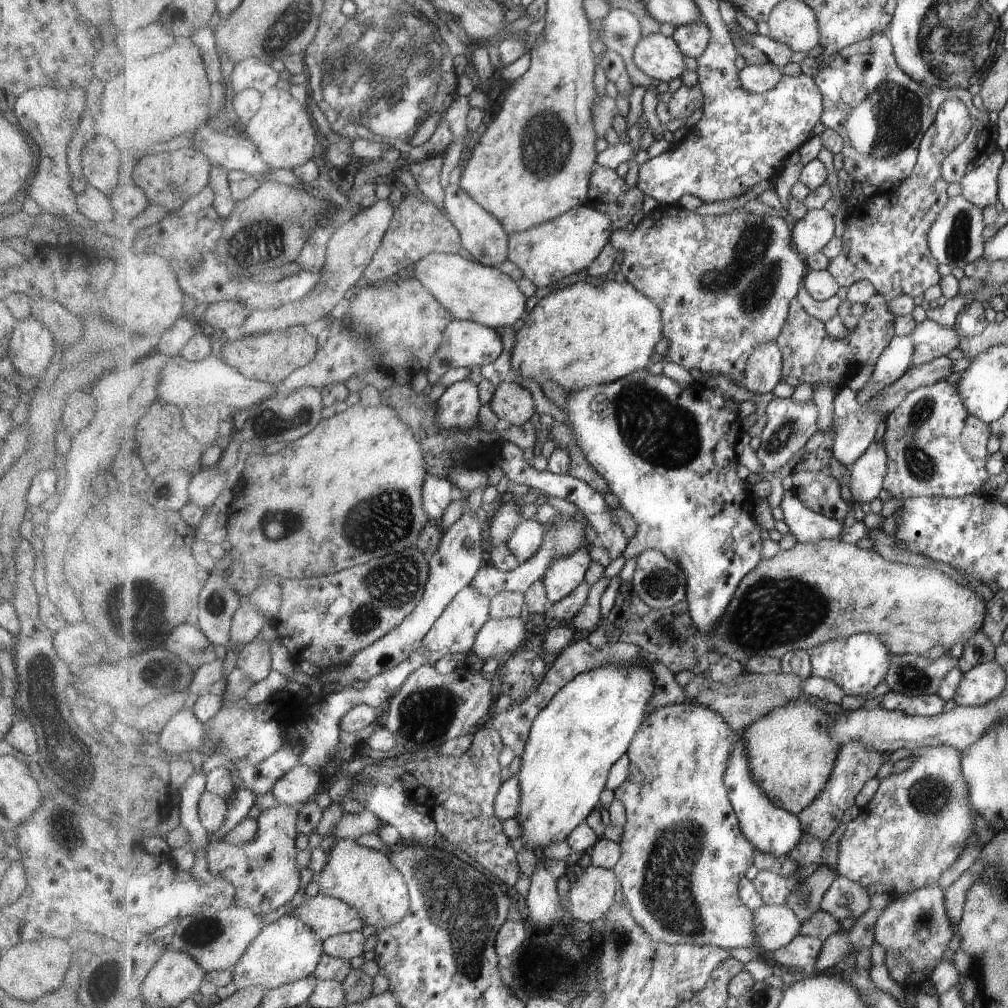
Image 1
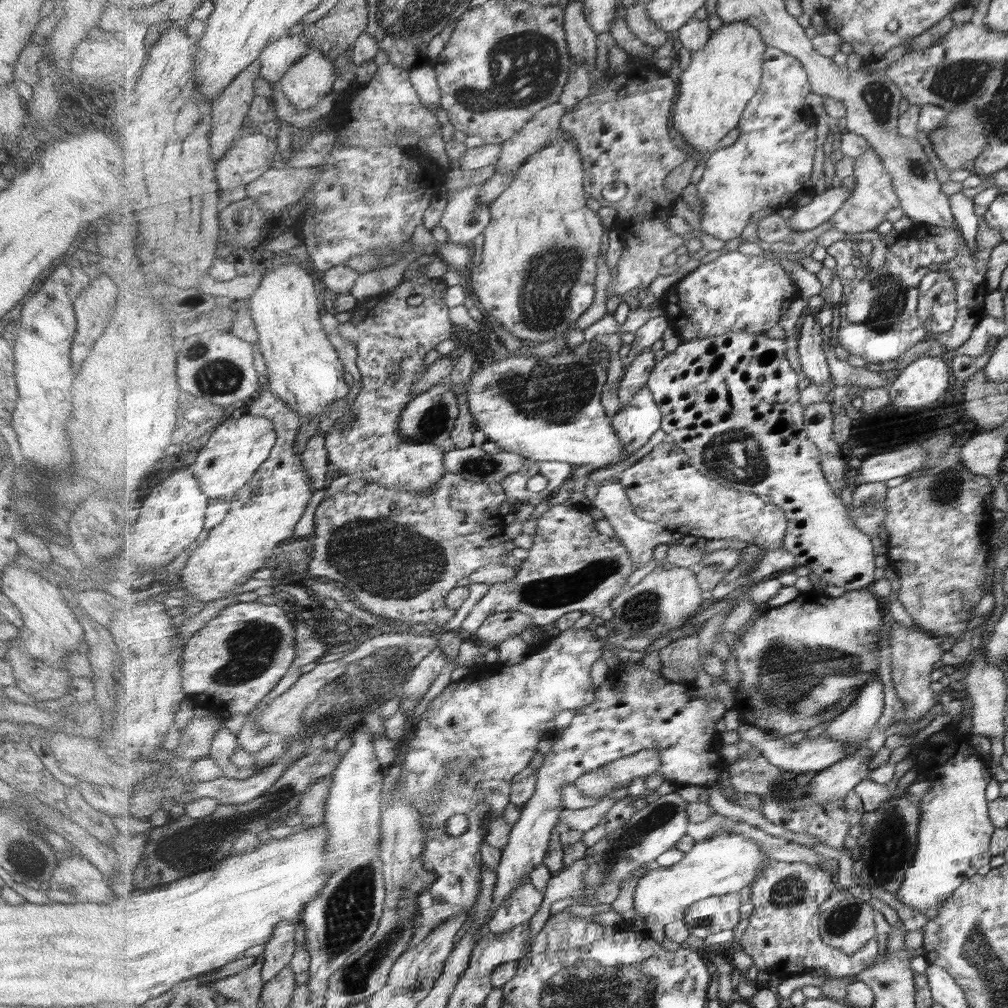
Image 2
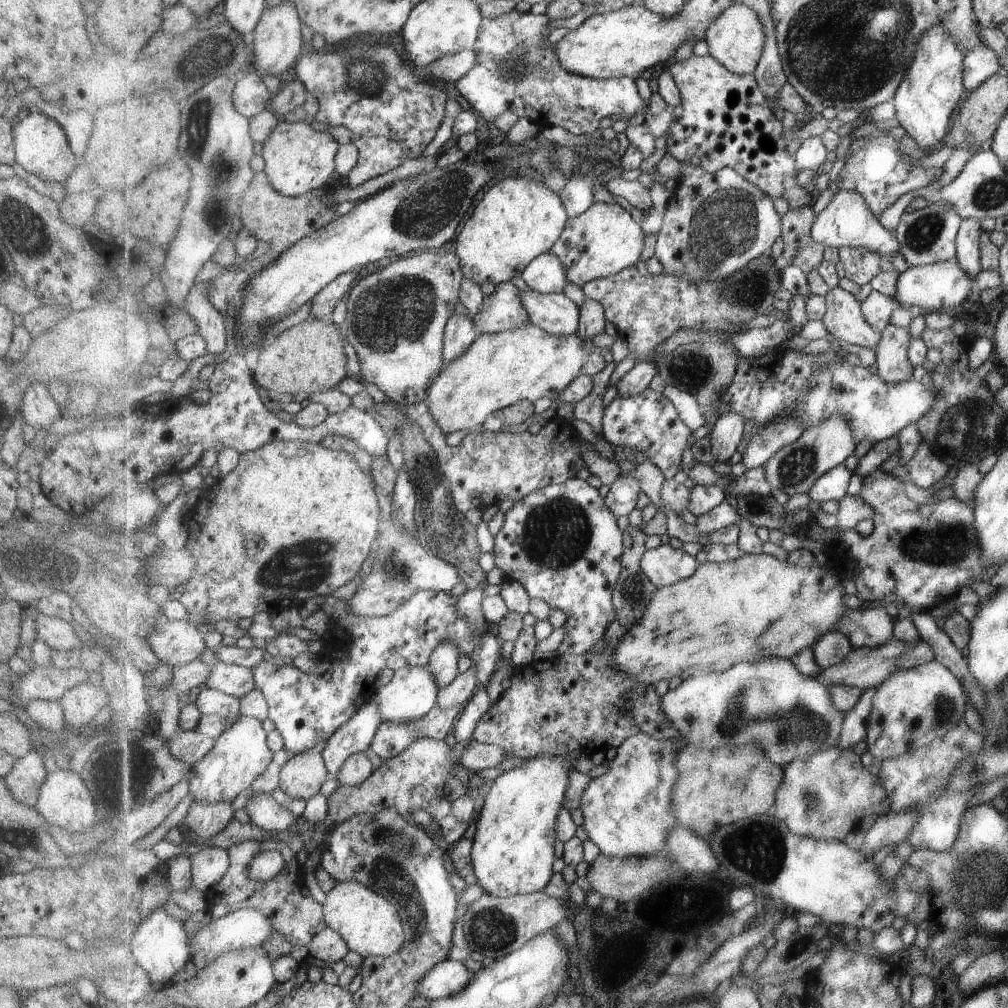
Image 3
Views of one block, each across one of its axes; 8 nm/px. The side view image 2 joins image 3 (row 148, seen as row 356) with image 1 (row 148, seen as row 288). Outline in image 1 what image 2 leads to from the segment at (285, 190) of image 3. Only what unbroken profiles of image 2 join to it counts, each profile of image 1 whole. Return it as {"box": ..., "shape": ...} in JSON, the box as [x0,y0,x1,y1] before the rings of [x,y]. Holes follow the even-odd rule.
{"box":[243,88,318,171],"shape":[[[269,88],[262,96],[262,106],[257,115],[245,124],[243,133],[255,142],[260,157],[271,164],[273,169],[287,171],[307,164],[317,150],[318,130],[313,126],[313,119],[308,108],[299,103],[293,94],[285,88]]]}

